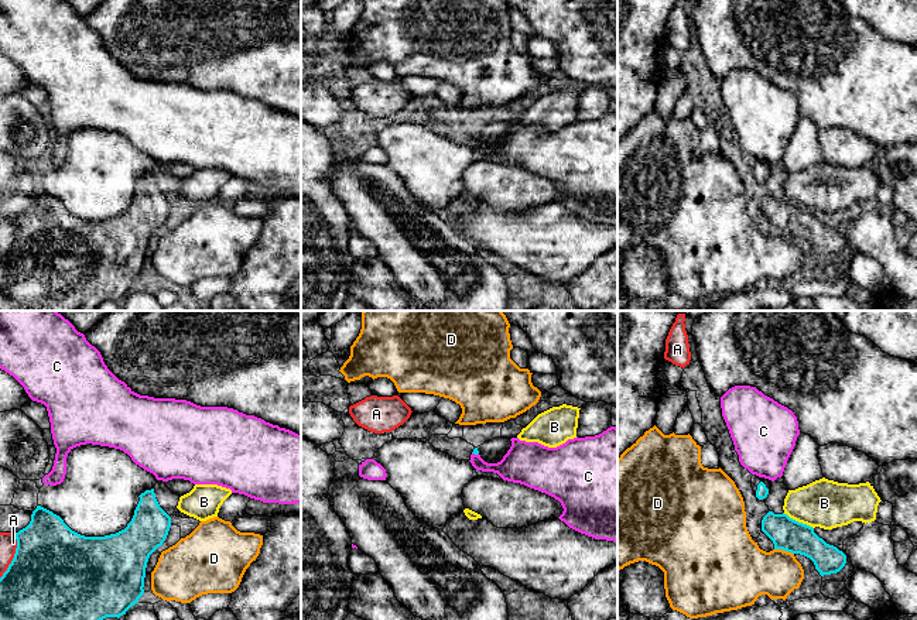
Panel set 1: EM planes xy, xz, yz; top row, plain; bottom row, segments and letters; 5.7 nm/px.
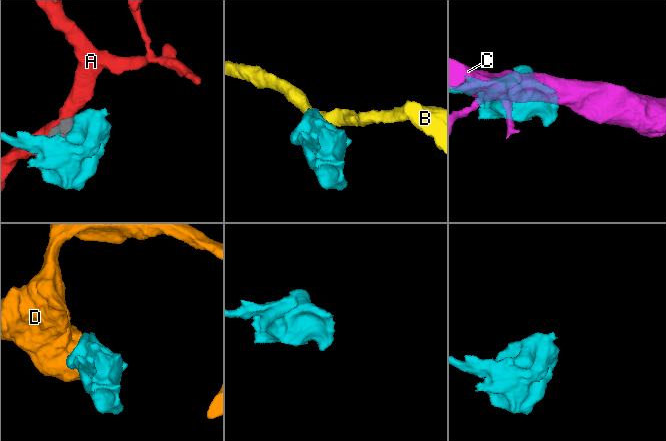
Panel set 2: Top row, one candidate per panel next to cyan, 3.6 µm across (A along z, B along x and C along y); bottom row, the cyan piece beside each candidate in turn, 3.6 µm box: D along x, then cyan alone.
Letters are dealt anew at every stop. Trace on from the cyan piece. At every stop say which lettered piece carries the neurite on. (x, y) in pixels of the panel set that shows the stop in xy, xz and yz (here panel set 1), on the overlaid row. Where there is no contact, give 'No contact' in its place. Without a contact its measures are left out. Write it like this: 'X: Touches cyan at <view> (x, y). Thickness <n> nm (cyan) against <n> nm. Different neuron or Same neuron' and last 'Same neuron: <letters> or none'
A: Touches cyan at xy (14, 555). Thickness 500 nm (cyan) against 100 nm. Different neuron
B: Touches cyan at yz (797, 521). Thickness 190 nm (cyan) against 280 nm. Different neuron
C: Touches cyan at xz (475, 454). Thickness 30 nm (cyan) against 190 nm. Different neuron
D: Touches cyan at yz (784, 550). Thickness 190 nm (cyan) against 300 nm. Different neuron
Same neuron: none

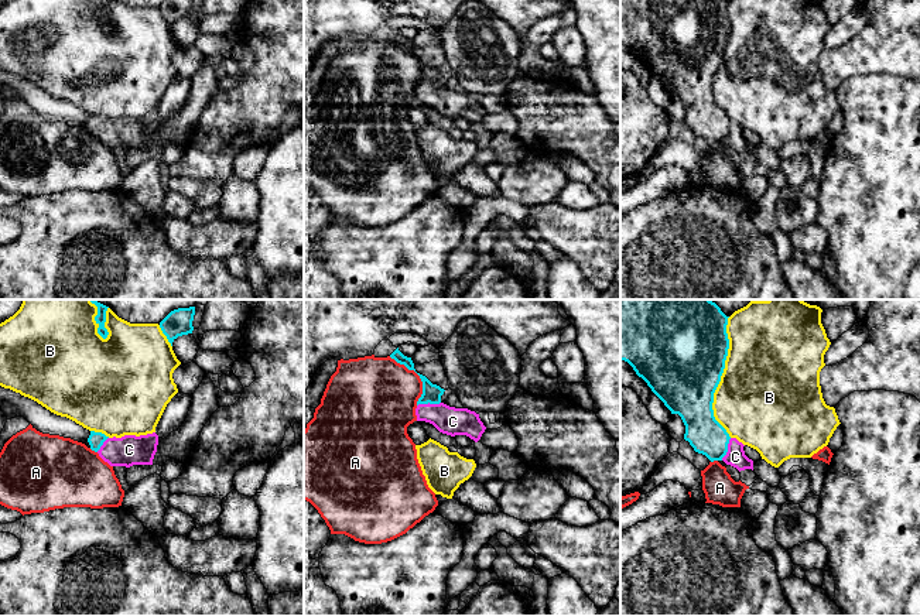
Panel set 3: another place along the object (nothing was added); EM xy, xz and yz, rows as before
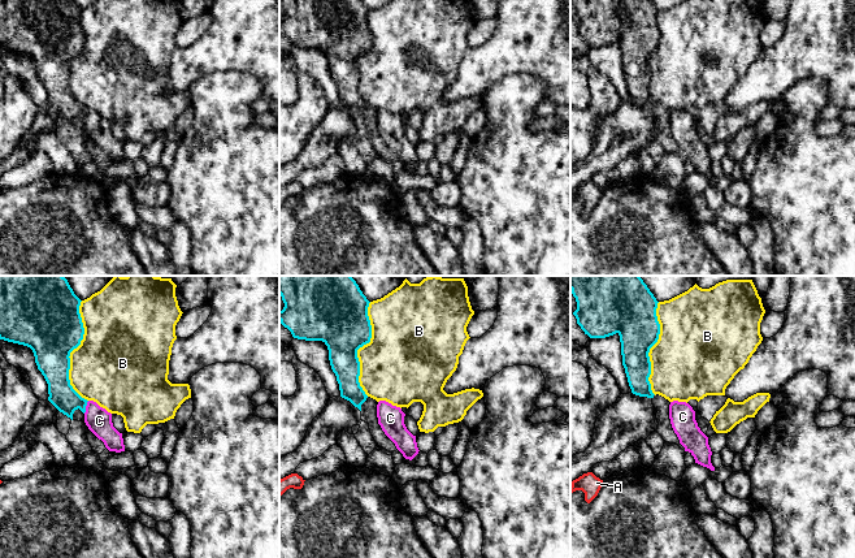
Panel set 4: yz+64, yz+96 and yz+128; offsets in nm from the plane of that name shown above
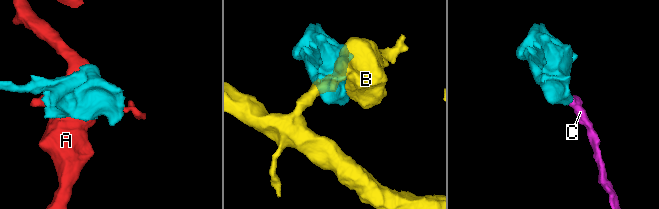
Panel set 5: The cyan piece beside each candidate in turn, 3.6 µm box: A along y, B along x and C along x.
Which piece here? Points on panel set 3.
A: Touches cyan at xz (419, 375). Thickness 110 nm (cyan) against 420 nm. Different neuron
B: Touches cyan at yz (720, 377). Thickness 500 nm (cyan) against 480 nm. Different neuron
C: Touches cyan at xz (428, 401). Thickness 110 nm (cyan) against 160 nm. Same neuron
Same neuron: C

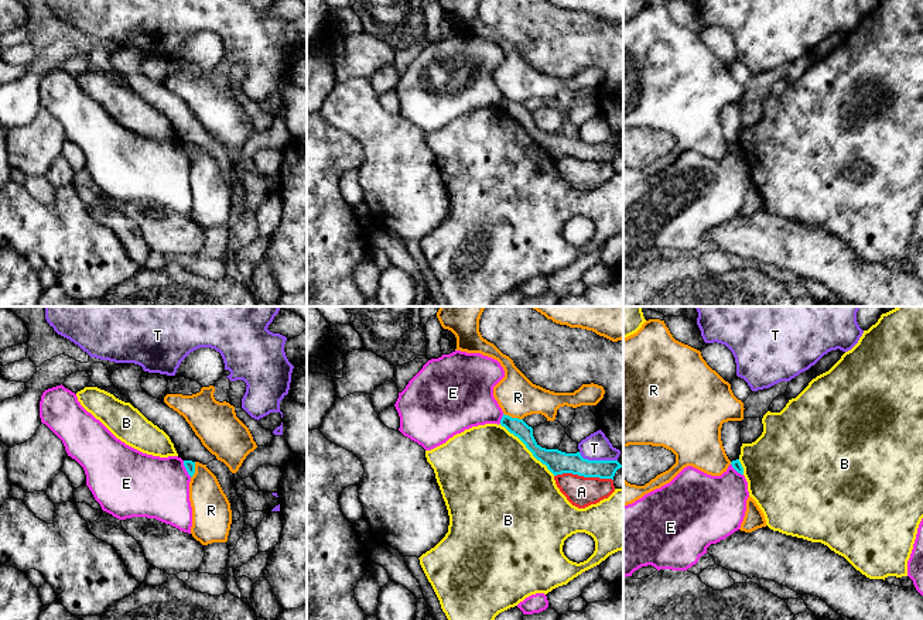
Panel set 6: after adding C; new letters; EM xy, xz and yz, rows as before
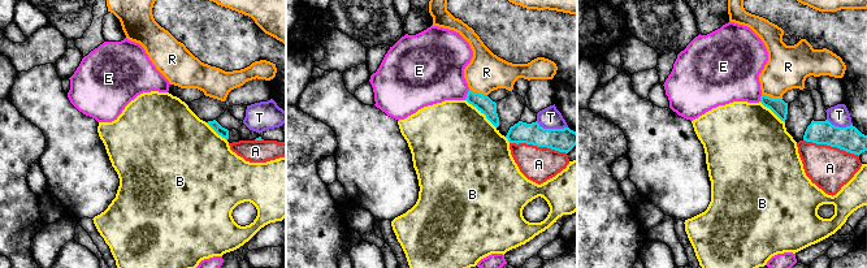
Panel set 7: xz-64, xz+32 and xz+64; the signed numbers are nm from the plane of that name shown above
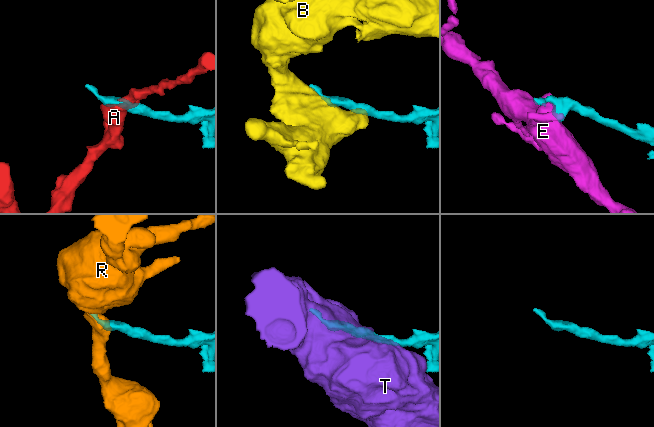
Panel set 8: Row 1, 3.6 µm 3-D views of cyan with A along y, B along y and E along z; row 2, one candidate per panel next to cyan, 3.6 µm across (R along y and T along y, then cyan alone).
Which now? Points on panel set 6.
A: Touches cyan at xz (584, 476). Thickness 140 nm (cyan) against 180 nm. Different neuron
B: Touches cyan at xz (526, 446). Thickness 140 nm (cyan) against 500 nm. Different neuron
E: Touches cyan at xy (187, 469). Thickness 60 nm (cyan) against 360 nm. Different neuron
R: Touches cyan at xz (513, 418). Thickness 100 nm (cyan) against 240 nm. Different neuron
T: Touches cyan at xz (598, 461). Thickness 140 nm (cyan) against 160 nm. Different neuron
Same neuron: none

